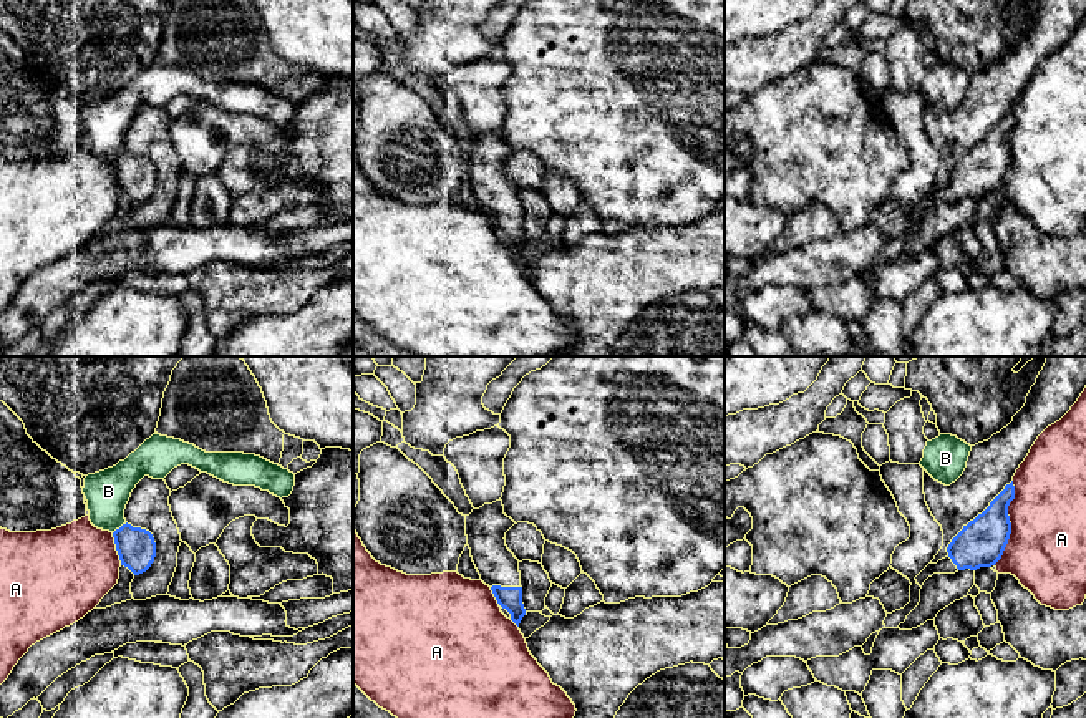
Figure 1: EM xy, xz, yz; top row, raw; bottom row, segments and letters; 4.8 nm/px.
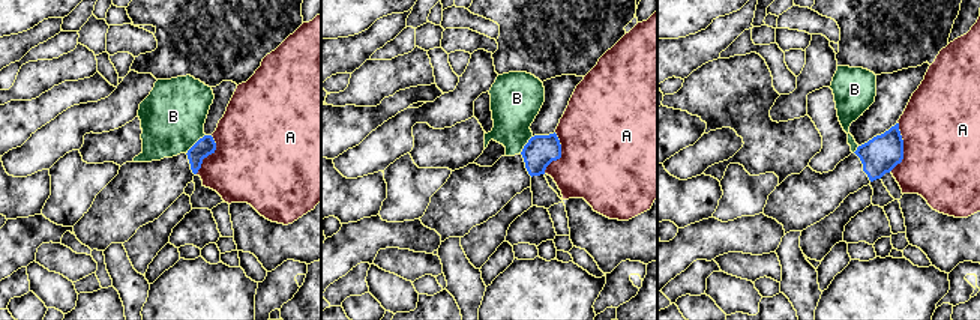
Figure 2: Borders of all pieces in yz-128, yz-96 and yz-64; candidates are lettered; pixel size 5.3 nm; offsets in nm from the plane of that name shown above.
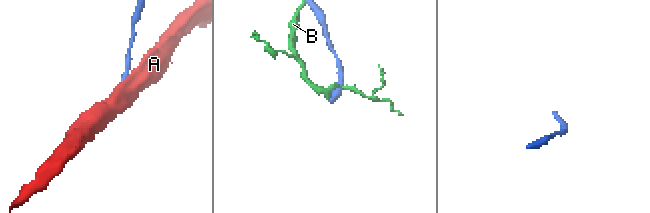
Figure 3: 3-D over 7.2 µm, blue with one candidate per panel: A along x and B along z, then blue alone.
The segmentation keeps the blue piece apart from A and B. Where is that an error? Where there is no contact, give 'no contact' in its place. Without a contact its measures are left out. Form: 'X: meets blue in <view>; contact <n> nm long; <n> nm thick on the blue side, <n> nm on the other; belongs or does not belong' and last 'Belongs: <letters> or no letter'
A: meets blue in yz; contact 420 nm long; 220 nm thick on the blue side, 380 nm on the other; does not belong
B: meets blue in xy; contact 90 nm long; 190 nm thick on the blue side, 220 nm on the other; does not belong
Belongs: no letter

